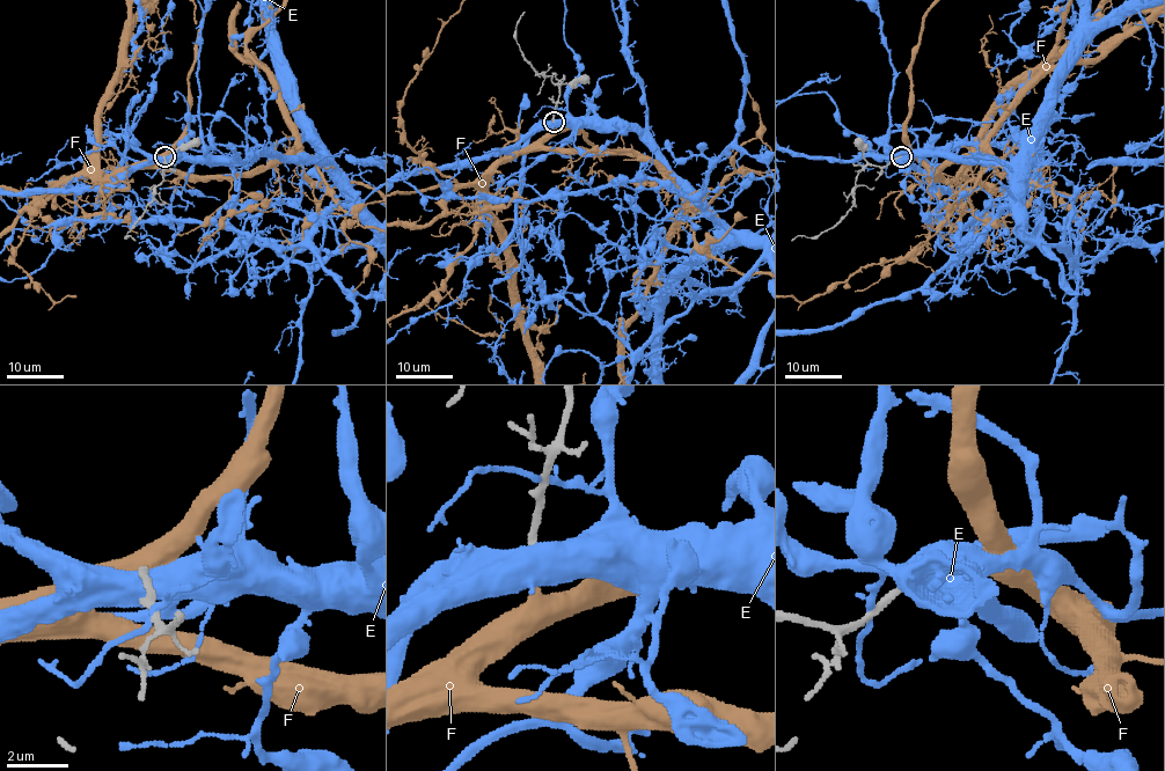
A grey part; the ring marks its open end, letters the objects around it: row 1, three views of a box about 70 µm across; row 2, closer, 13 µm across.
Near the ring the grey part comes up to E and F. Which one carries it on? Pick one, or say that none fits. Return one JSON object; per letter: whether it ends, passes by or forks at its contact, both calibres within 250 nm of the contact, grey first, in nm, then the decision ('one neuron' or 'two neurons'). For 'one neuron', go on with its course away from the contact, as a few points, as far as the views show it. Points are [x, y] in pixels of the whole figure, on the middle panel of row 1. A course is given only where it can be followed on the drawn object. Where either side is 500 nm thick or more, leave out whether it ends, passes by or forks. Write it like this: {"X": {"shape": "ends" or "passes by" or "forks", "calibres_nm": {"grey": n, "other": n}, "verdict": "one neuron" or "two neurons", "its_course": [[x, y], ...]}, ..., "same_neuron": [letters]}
{"E": {"calibres_nm": {"grey": 240, "other": 800}, "verdict": "two neurons"}, "F": {"shape": "ends", "calibres_nm": {"grey": 240, "other": 220}, "verdict": "one neuron"}, "same_neuron": ["F"]}

